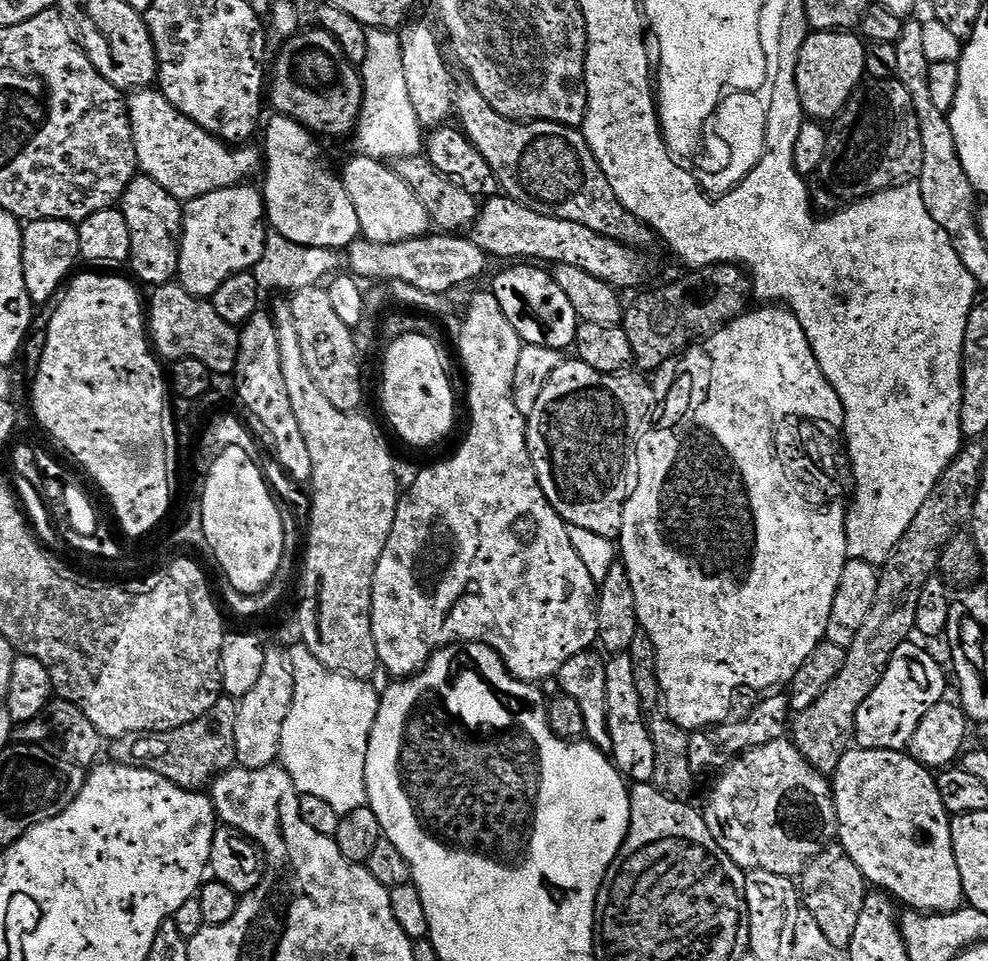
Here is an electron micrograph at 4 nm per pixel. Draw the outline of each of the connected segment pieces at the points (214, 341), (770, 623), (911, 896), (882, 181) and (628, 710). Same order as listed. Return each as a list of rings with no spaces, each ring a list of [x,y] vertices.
[[[179,282],[162,284],[146,304],[146,327],[150,343],[165,361],[198,359],[213,374],[231,373],[236,366],[236,355],[240,349],[240,333],[230,322],[223,320],[214,310],[211,299],[190,294]]]
[[[764,306],[768,308],[756,308],[745,311],[743,314],[736,317],[735,320],[729,320],[716,332],[716,340],[714,340],[714,360],[716,360],[716,370],[714,370],[714,378],[716,384],[712,388],[712,396],[714,398],[686,398],[686,382],[680,383],[676,396],[680,403],[672,404],[672,416],[668,419],[659,417],[658,426],[656,426],[656,436],[647,435],[648,440],[652,440],[652,444],[644,444],[644,448],[639,448],[636,456],[638,462],[638,474],[636,475],[636,484],[632,488],[630,498],[624,507],[625,521],[632,520],[648,520],[641,526],[640,532],[631,532],[625,530],[618,537],[618,552],[622,557],[624,568],[630,574],[630,586],[634,586],[634,602],[636,603],[636,618],[639,627],[650,638],[650,642],[654,642],[654,650],[656,651],[656,677],[660,683],[660,689],[664,692],[664,705],[670,714],[670,718],[678,726],[682,726],[689,734],[707,729],[713,729],[716,725],[725,723],[729,719],[728,711],[732,708],[732,692],[736,692],[739,688],[772,688],[775,684],[791,685],[794,674],[798,674],[798,670],[806,662],[806,658],[810,658],[810,654],[814,654],[820,644],[825,643],[827,634],[827,623],[830,622],[830,614],[834,607],[834,598],[838,594],[838,586],[842,579],[843,567],[846,566],[850,559],[848,554],[848,535],[844,529],[844,524],[841,520],[836,520],[836,516],[818,516],[813,512],[804,512],[804,508],[796,508],[796,504],[792,504],[792,500],[788,500],[788,496],[784,496],[784,488],[781,486],[781,475],[778,472],[777,464],[773,461],[772,448],[769,447],[769,439],[772,436],[772,420],[774,412],[780,408],[780,400],[840,400],[838,394],[834,390],[834,386],[830,386],[830,382],[826,378],[826,374],[822,374],[822,370],[816,361],[814,350],[810,346],[810,342],[806,338],[806,330],[802,326],[800,316],[797,313],[792,313],[788,308],[772,308],[776,306]]]
[[[852,746],[845,751],[844,757],[838,762],[835,772],[831,773],[830,781],[832,798],[837,810],[838,844],[844,847],[843,855],[851,859],[855,866],[858,866],[858,870],[864,872],[864,879],[869,885],[883,890],[889,897],[897,896],[904,903],[904,906],[925,914],[951,913],[957,911],[965,903],[964,875],[958,870],[958,862],[954,854],[950,813],[942,806],[942,794],[938,794],[936,776],[927,767],[923,766],[913,755],[904,750],[866,749]]]
[[[895,78],[872,80],[860,85],[844,111],[836,117],[828,133],[826,158],[822,158],[820,171],[814,177],[810,188],[810,200],[821,208],[821,213],[831,214],[845,206],[864,200],[891,188],[901,188],[903,184],[919,181],[922,174],[922,134],[918,126],[918,114],[910,90]]]
[[[615,653],[607,661],[606,668],[608,726],[613,742],[611,759],[629,781],[649,783],[654,778],[654,742],[650,742],[648,728],[644,725],[641,702],[634,685],[633,659],[627,653]]]

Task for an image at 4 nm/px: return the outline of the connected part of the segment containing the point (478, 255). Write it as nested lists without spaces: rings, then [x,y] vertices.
[[[432,234],[419,240],[403,240],[397,244],[383,244],[358,238],[346,249],[347,271],[353,277],[368,280],[402,279],[419,290],[435,293],[451,293],[451,288],[476,280],[488,268],[490,257],[473,239],[462,240],[458,234]]]

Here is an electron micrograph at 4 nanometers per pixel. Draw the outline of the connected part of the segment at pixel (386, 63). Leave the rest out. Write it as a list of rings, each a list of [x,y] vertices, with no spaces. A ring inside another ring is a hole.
[[[369,29],[366,36],[367,56],[360,66],[363,106],[352,134],[360,147],[357,149],[365,156],[385,162],[397,162],[404,157],[421,155],[424,129],[411,105],[399,35],[387,29]]]

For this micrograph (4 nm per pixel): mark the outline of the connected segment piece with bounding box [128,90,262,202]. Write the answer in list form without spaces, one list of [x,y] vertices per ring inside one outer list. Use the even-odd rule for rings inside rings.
[[[136,90],[131,93],[128,100],[128,117],[132,123],[132,137],[134,138],[134,150],[136,151],[136,162],[139,171],[148,176],[162,190],[166,190],[176,200],[187,202],[205,196],[211,192],[217,192],[220,188],[235,188],[249,183],[251,176],[261,175],[262,152],[259,147],[233,146],[213,136],[202,126],[198,126],[190,118],[186,118],[167,98],[163,92],[153,90]]]

